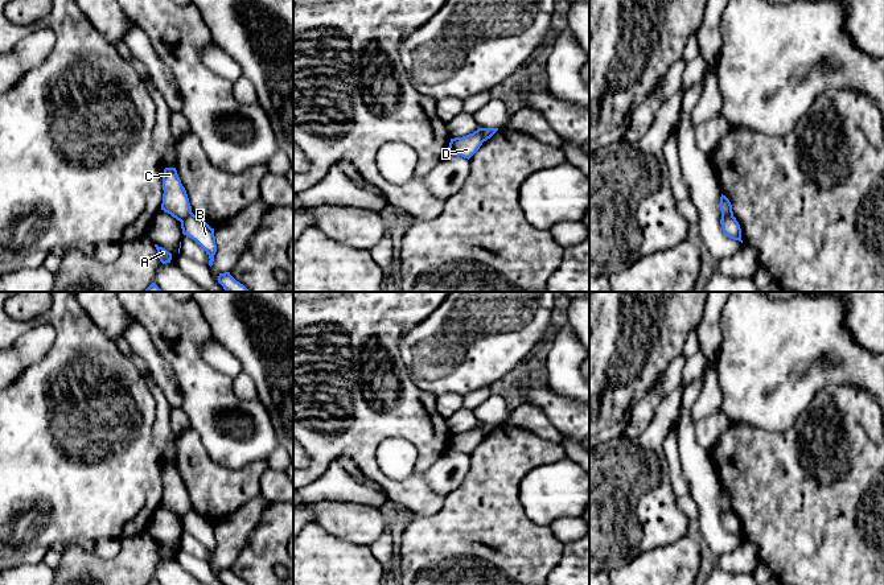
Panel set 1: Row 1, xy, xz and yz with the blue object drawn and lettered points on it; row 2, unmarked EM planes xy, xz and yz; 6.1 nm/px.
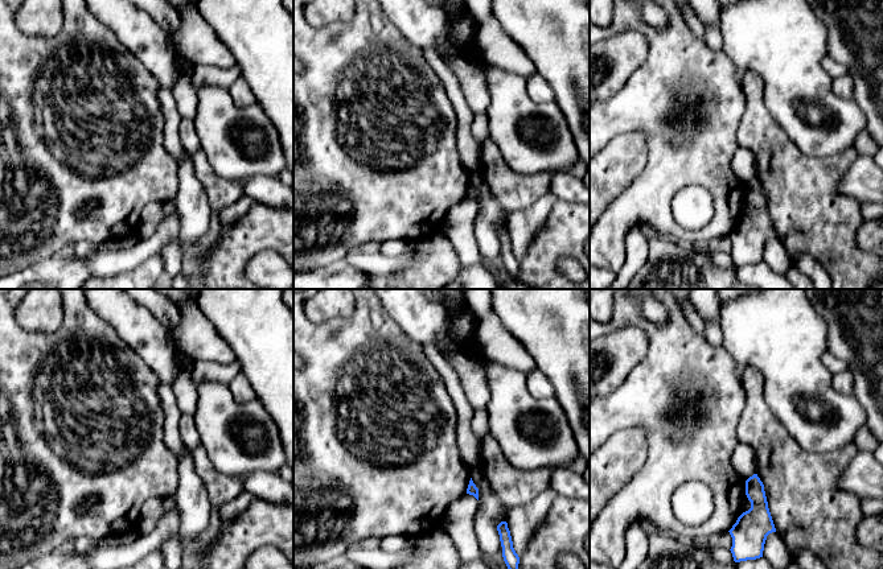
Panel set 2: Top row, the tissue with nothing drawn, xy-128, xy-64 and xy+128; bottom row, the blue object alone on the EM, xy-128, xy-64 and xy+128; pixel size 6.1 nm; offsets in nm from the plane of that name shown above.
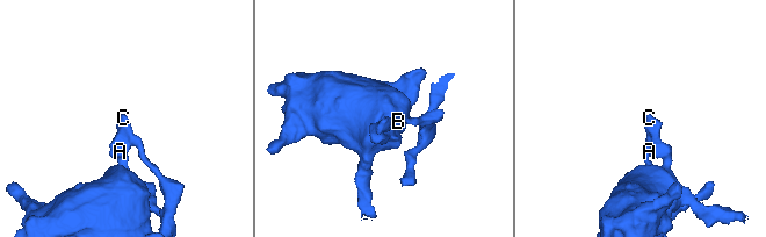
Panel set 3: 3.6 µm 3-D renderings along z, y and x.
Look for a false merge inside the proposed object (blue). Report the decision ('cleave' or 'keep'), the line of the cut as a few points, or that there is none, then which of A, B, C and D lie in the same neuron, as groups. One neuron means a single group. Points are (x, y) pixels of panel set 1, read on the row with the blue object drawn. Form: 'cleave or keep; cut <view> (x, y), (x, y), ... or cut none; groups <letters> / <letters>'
cleave; cut xz (481, 128), (484, 140); groups A C D / B

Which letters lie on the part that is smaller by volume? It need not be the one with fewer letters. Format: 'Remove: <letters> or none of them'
Remove: B

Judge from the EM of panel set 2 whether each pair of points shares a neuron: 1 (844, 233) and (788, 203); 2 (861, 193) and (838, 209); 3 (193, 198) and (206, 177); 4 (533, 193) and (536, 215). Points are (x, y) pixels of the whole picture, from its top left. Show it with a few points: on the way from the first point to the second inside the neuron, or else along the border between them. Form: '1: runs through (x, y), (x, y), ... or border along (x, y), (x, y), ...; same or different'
1: runs through (830, 231), (801, 205); same
2: border along (847, 168), (838, 189), (859, 203); different
3: border along (191, 155), (194, 174), (213, 210); different
4: border along (549, 192), (530, 205), (506, 214); different

